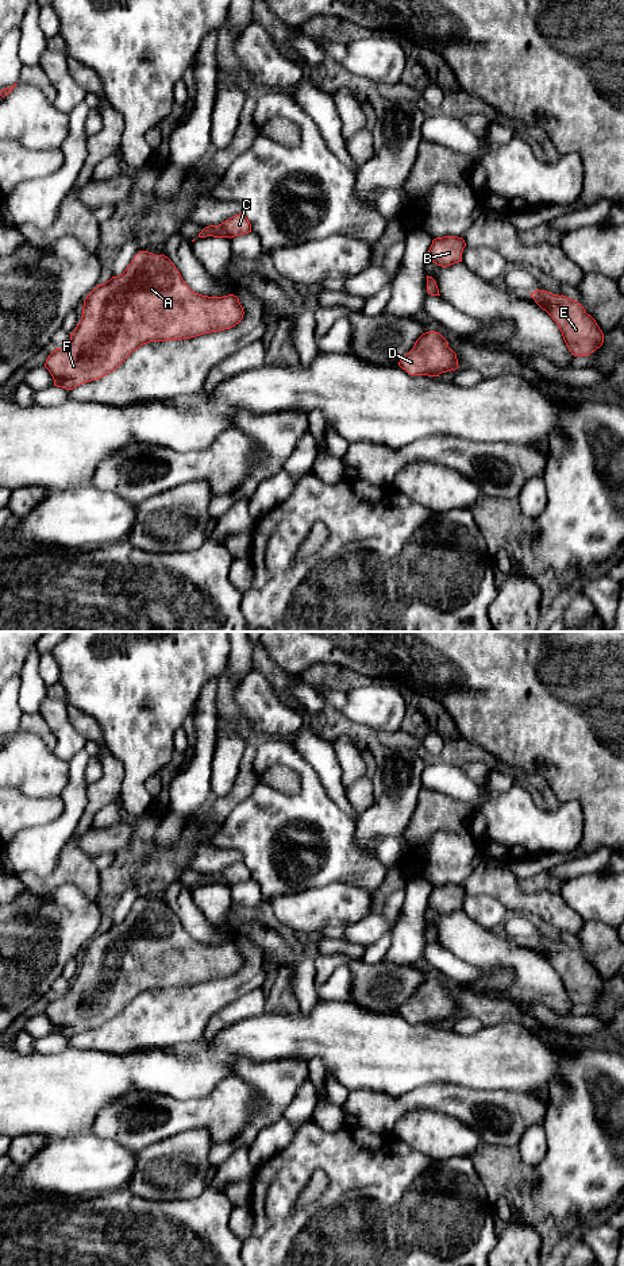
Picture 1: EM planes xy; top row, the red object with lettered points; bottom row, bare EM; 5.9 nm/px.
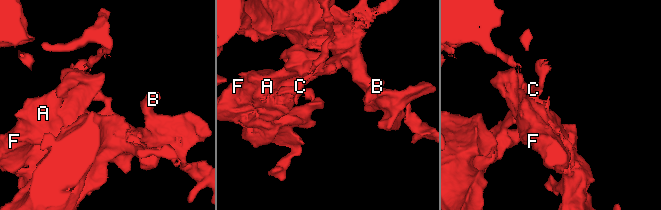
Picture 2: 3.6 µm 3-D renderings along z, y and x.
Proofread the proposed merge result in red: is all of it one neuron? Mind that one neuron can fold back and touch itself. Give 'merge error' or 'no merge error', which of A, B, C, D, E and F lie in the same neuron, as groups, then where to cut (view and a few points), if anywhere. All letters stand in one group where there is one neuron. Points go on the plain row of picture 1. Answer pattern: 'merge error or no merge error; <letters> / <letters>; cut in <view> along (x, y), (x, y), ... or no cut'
no merge error; A B C D E F; no cut

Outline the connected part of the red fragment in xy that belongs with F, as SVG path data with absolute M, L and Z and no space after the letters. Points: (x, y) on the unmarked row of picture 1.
M139 899L120 923L97 933L86 943L81 969L70 981L70 988L49 1003L45 1015L54 1034L73 1038L108 1023L143 992L230 977L240 970L243 962L236 943L208 945L194 941L167 904Z

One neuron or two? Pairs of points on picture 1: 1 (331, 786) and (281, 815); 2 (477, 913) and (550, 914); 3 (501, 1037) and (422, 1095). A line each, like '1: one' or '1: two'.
1: two
2: two
3: two

